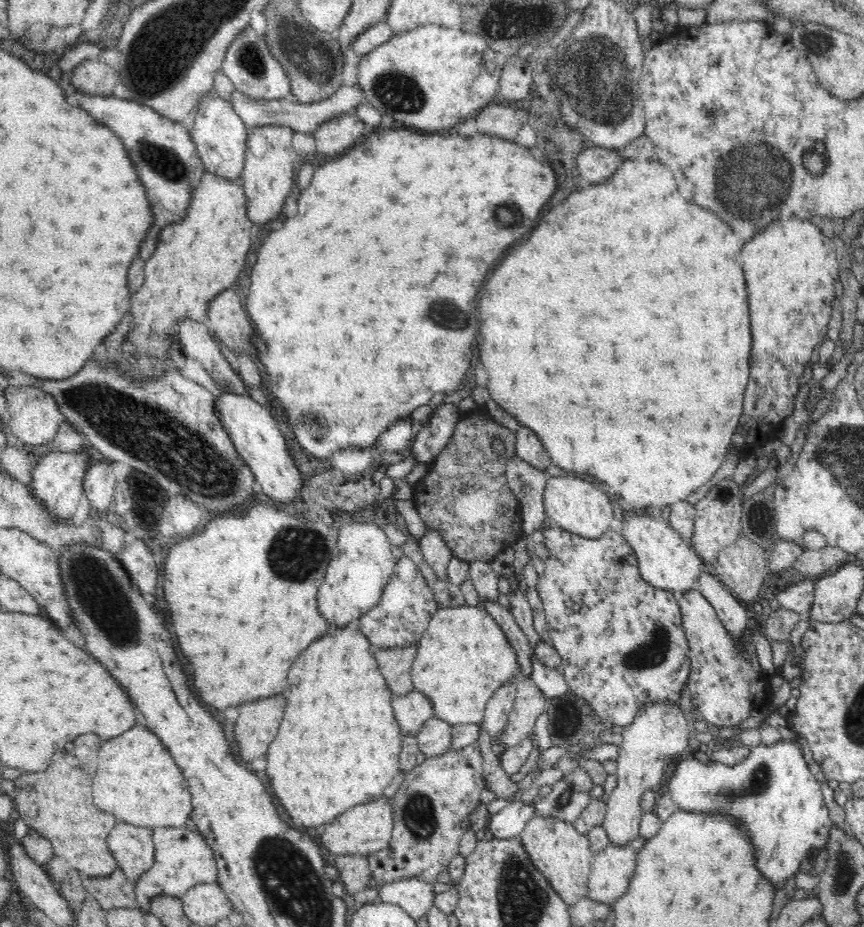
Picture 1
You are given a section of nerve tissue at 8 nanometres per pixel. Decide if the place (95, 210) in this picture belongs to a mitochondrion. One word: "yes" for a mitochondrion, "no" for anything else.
no

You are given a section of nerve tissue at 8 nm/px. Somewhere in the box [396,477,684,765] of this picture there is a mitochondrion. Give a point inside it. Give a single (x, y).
(653, 652)

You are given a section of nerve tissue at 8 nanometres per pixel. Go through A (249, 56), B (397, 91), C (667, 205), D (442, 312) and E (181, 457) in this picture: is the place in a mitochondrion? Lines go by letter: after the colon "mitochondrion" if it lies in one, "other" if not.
A: mitochondrion
B: mitochondrion
C: other
D: mitochondrion
E: mitochondrion

